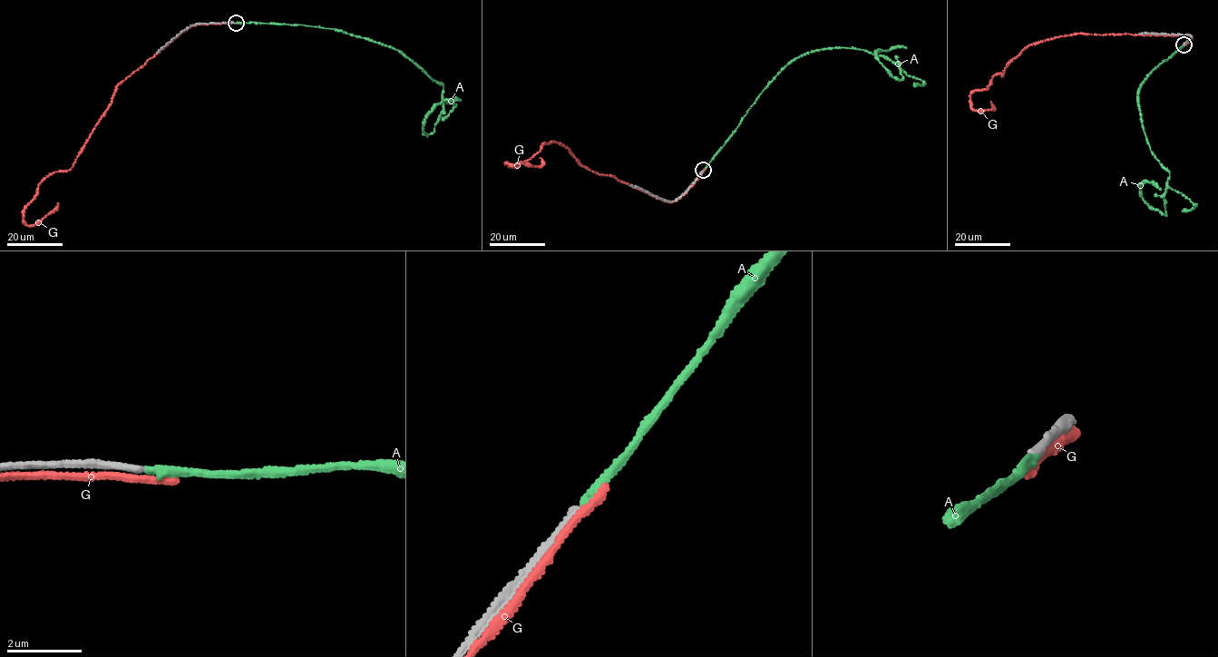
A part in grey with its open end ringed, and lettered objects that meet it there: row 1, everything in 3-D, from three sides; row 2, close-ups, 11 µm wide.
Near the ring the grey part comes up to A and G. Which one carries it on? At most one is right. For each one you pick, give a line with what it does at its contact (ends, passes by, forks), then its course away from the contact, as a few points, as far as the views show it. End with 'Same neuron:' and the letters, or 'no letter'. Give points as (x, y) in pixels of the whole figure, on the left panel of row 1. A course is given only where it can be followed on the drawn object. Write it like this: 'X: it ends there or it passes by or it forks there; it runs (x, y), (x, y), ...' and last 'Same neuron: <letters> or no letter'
A: it ends there; it runs (236, 23), (338, 29), (394, 48), (443, 85), (443, 112), (426, 134), (425, 116), (435, 105), (461, 100)
Same neuron: A

